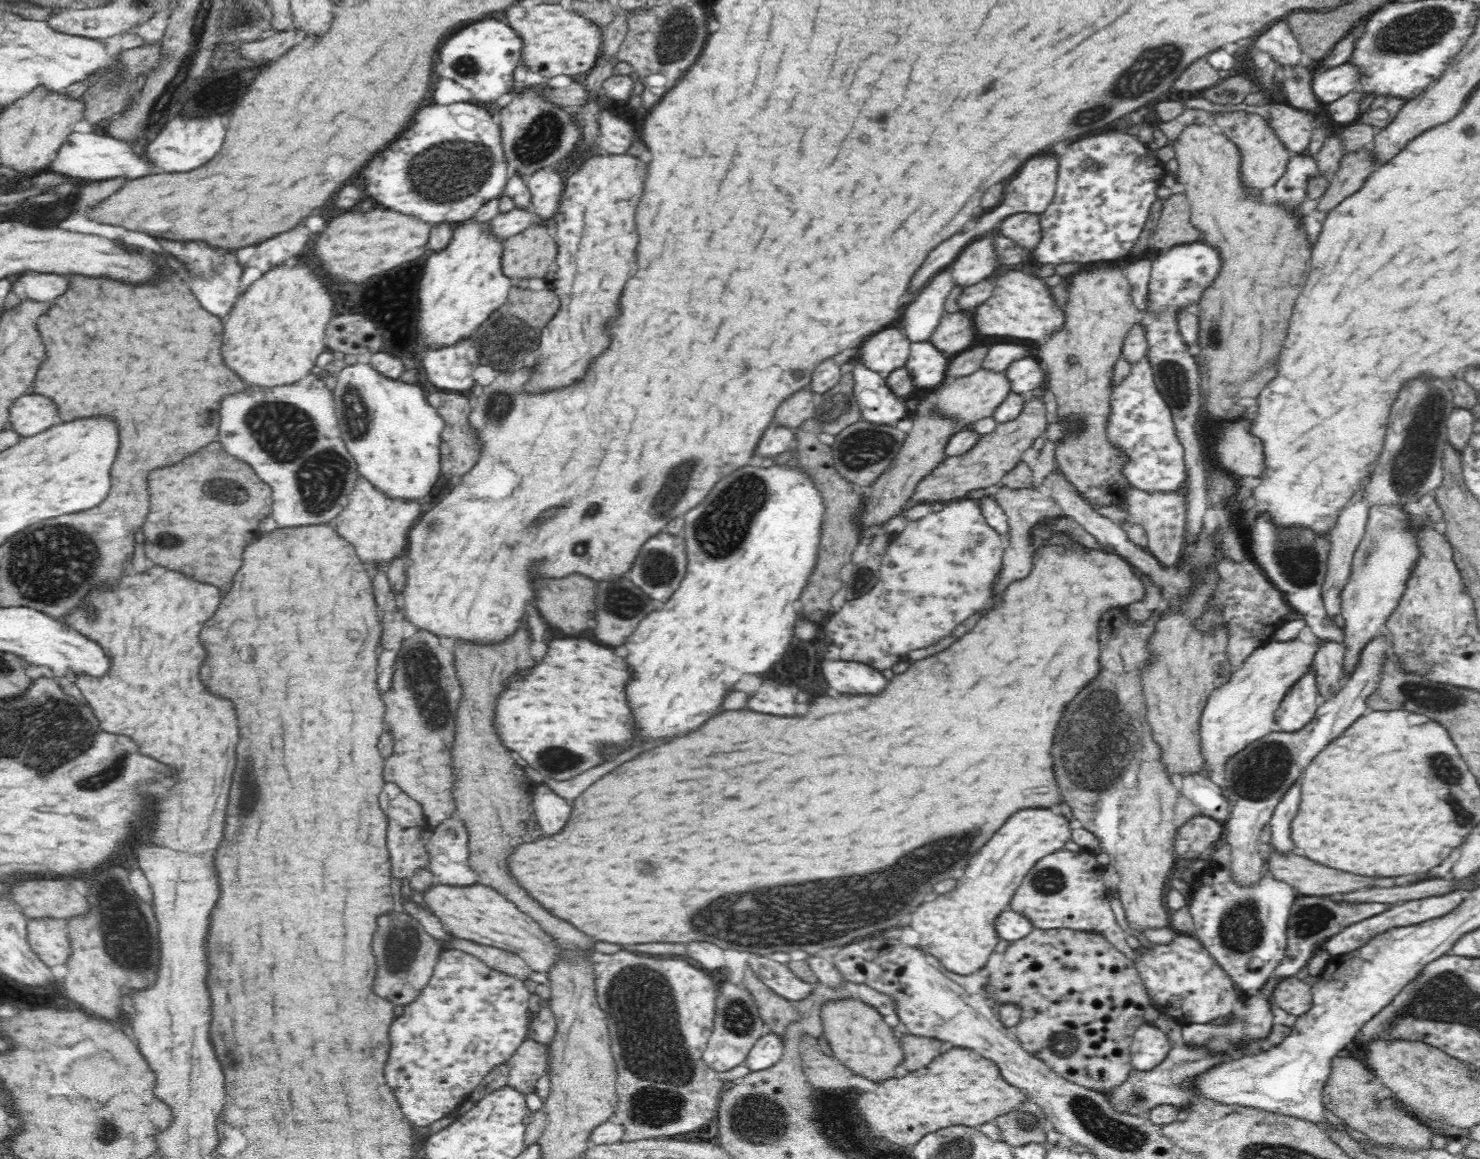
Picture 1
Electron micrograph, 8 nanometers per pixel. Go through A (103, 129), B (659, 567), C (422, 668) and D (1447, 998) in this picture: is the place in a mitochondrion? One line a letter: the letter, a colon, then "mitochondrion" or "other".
A: other
B: mitochondrion
C: mitochondrion
D: mitochondrion

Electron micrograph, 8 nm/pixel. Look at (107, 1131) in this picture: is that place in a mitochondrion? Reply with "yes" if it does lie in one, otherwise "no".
yes

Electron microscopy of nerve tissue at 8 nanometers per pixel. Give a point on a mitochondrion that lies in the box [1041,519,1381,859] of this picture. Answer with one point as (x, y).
(1094, 747)

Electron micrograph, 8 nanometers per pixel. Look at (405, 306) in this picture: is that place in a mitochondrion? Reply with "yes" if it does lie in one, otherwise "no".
no

